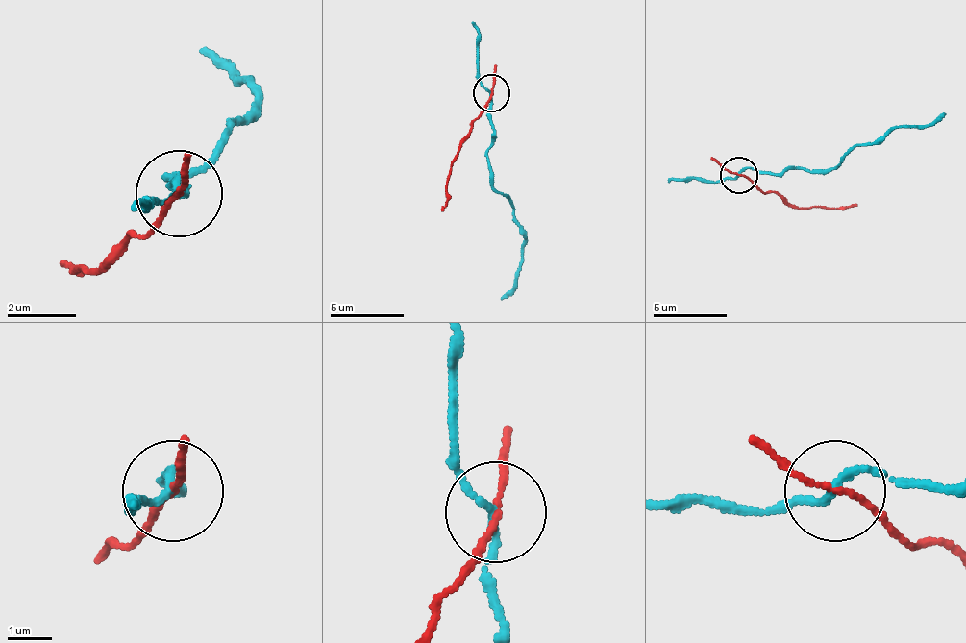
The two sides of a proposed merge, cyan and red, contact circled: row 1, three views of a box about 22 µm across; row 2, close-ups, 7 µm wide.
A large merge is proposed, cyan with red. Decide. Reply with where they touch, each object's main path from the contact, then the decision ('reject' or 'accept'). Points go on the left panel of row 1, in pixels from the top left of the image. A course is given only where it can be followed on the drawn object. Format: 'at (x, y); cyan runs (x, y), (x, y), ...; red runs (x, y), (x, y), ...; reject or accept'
at (179, 193); cyan runs (181, 191), (172, 183), (233, 122), (259, 105), (250, 79), (241, 79), (198, 53); red runs (181, 191), (103, 269), (77, 269), (60, 260); reject

